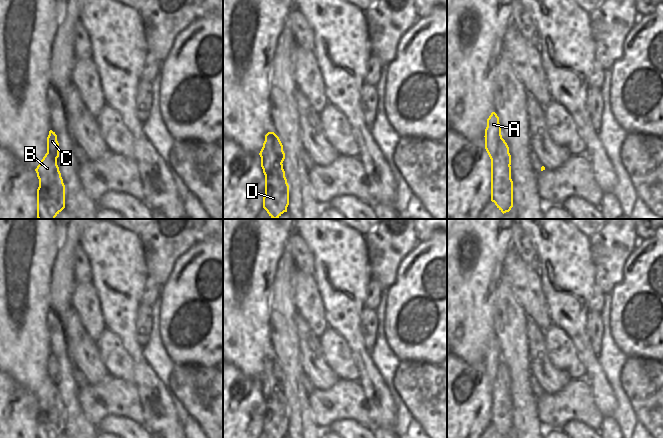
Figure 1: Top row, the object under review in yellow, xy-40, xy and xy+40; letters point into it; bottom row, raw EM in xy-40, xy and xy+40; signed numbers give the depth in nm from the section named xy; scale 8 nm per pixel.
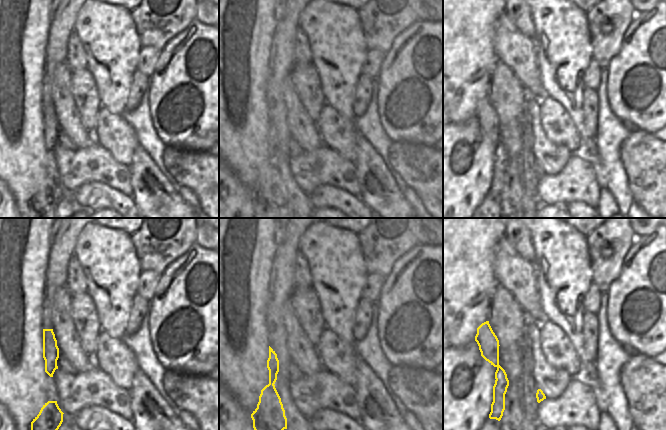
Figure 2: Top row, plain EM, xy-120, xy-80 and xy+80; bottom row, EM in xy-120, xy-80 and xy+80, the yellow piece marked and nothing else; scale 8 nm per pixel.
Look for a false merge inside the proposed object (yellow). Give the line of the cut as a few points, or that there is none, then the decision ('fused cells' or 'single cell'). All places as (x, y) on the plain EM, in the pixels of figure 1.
xy (275, 358), (273, 373), (282, 386) | fused cells

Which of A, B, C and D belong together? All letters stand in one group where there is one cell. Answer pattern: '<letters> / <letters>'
A B D / C

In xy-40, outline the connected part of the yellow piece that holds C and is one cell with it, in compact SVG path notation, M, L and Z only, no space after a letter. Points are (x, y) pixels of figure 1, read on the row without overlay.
M52 354L49 355L47 361L47 376L50 376L56 382L59 381L59 367L57 365L57 359Z

